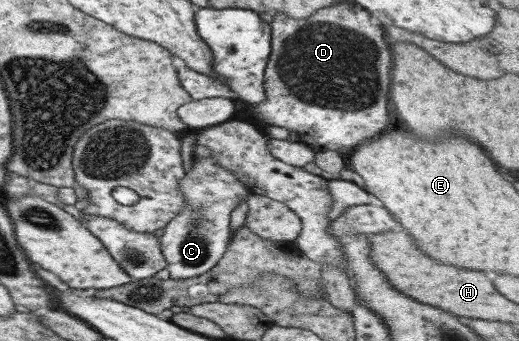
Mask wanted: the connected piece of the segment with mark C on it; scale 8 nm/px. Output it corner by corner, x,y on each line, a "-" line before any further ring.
212,155
193,159
192,167
179,183
179,189
181,189
185,206
170,220
159,242
161,253
168,263
166,268
170,272
170,278
183,280
205,274
218,264
230,244
230,213
245,201
250,193
249,189
244,187
231,171
222,167
219,160

